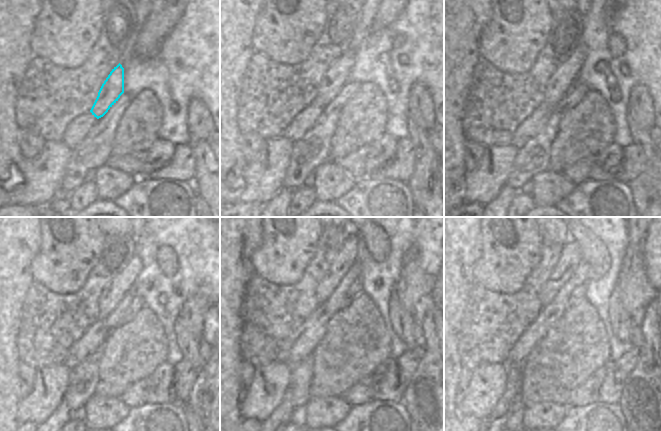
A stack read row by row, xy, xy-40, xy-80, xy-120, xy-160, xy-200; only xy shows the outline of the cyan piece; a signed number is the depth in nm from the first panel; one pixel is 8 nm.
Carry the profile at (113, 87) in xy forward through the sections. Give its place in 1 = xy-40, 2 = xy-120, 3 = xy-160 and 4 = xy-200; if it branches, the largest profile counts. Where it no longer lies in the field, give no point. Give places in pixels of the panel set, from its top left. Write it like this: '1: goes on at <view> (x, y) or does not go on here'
1: goes on at xy-40 (338, 75)
2: goes on at xy-120 (123, 282)
3: goes on at xy-160 (346, 258)
4: goes on at xy-200 (571, 256)

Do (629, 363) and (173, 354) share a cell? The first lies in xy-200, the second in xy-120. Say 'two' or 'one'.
two

